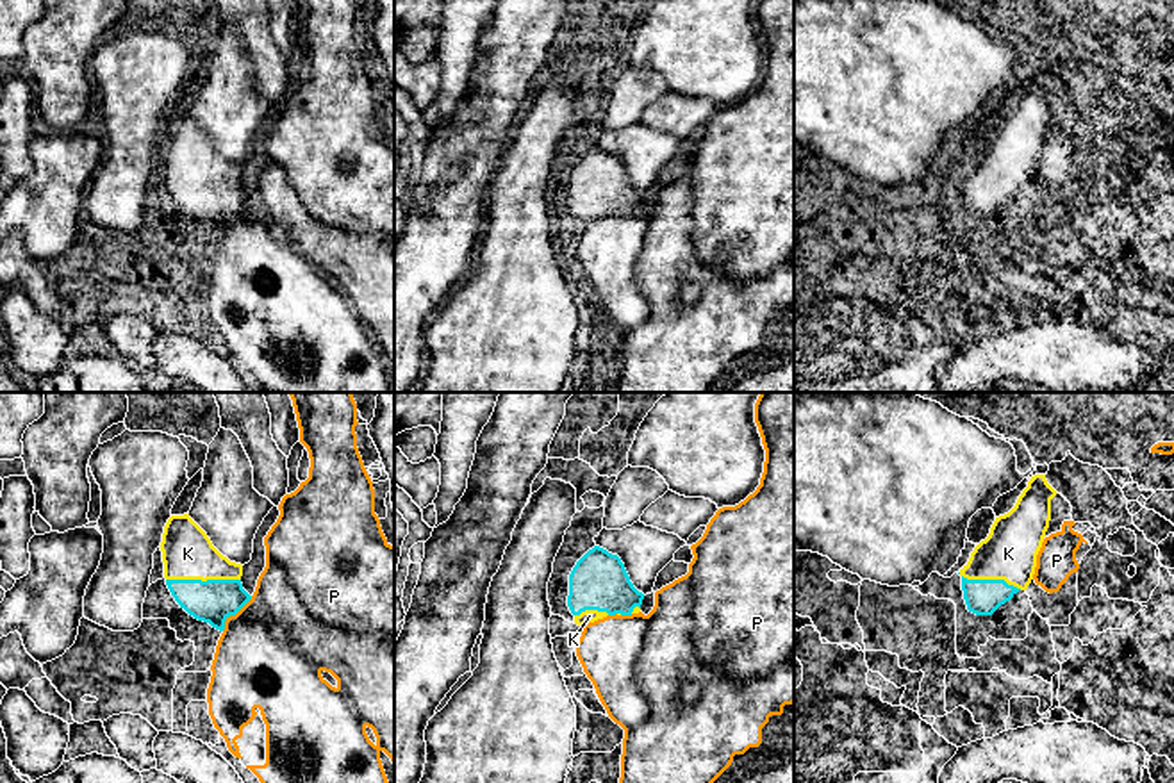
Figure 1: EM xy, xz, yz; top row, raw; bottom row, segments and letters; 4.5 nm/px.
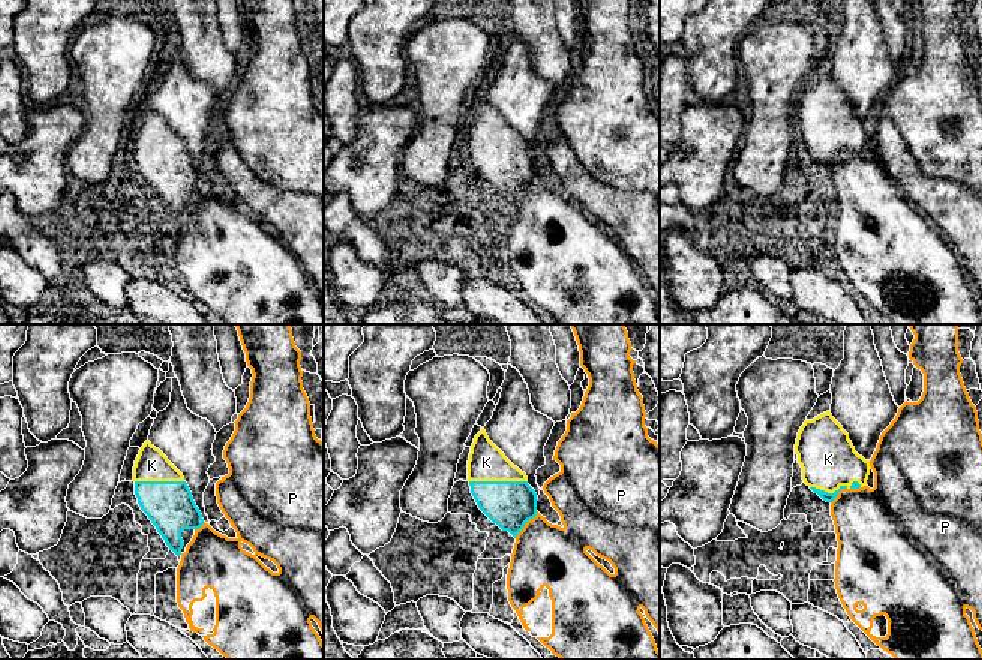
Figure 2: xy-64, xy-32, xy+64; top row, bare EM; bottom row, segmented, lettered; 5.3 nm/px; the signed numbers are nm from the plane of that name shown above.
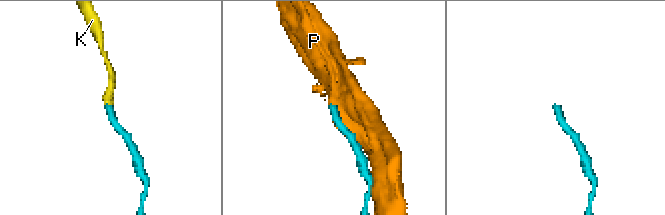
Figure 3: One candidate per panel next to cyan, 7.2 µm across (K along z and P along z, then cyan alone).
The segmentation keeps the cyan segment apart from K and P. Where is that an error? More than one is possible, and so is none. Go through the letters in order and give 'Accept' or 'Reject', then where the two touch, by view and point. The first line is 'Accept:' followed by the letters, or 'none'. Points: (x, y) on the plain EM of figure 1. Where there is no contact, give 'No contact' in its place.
Accept: K
K: Accept. Touches cyan at xy (204, 182)
P: Reject. Touches cyan at xy (234, 214)

